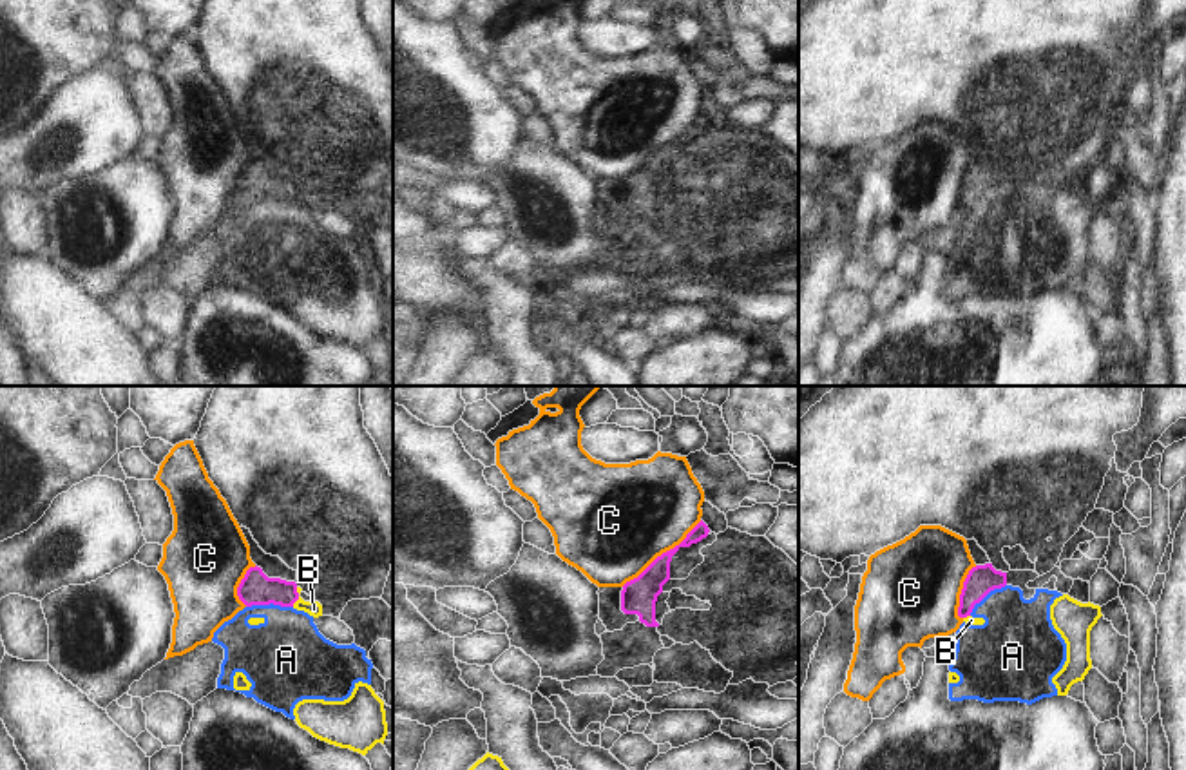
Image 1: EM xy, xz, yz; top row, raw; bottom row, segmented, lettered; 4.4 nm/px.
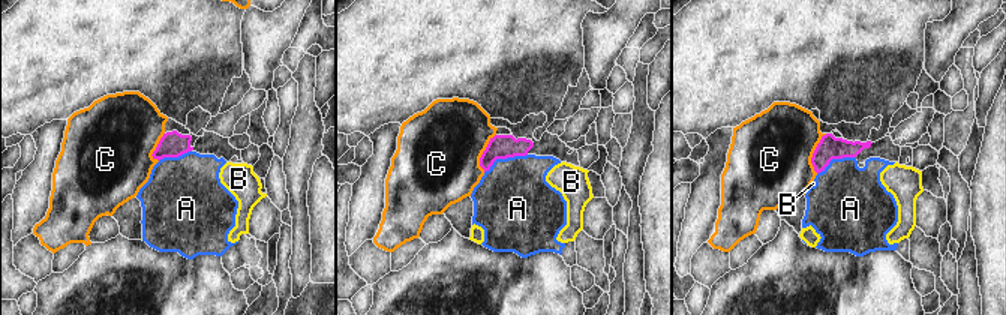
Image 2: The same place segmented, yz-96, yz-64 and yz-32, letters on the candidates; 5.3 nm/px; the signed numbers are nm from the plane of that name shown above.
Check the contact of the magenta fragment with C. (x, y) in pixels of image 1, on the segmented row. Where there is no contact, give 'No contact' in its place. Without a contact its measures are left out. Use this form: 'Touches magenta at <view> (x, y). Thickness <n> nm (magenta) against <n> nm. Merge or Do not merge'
Touches magenta at xz (663, 553). Thickness 160 nm (magenta) against 480 nm. Merge

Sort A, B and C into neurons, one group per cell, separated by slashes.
A B / C

